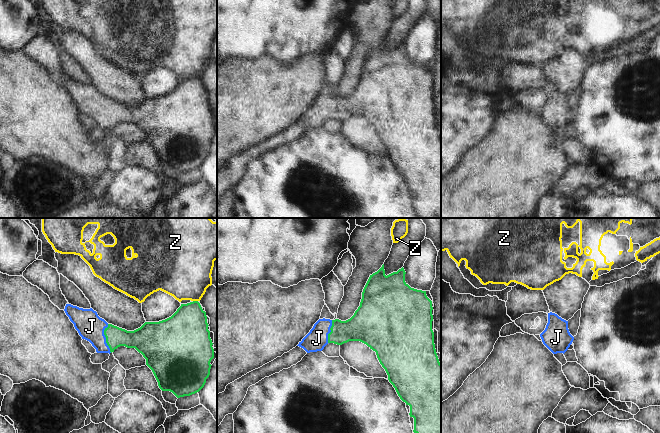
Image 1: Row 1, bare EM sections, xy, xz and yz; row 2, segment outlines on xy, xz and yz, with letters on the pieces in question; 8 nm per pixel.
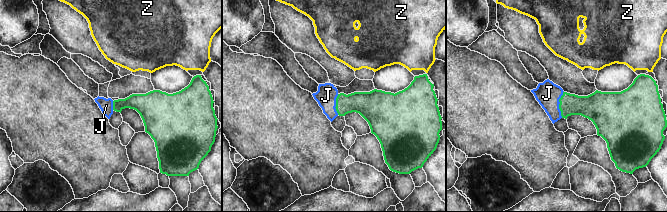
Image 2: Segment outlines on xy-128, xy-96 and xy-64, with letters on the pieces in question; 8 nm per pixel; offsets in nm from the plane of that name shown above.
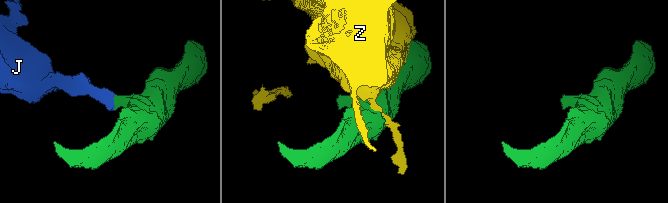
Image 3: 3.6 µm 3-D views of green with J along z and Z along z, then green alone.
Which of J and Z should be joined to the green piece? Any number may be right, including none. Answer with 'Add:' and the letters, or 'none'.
Add: J

